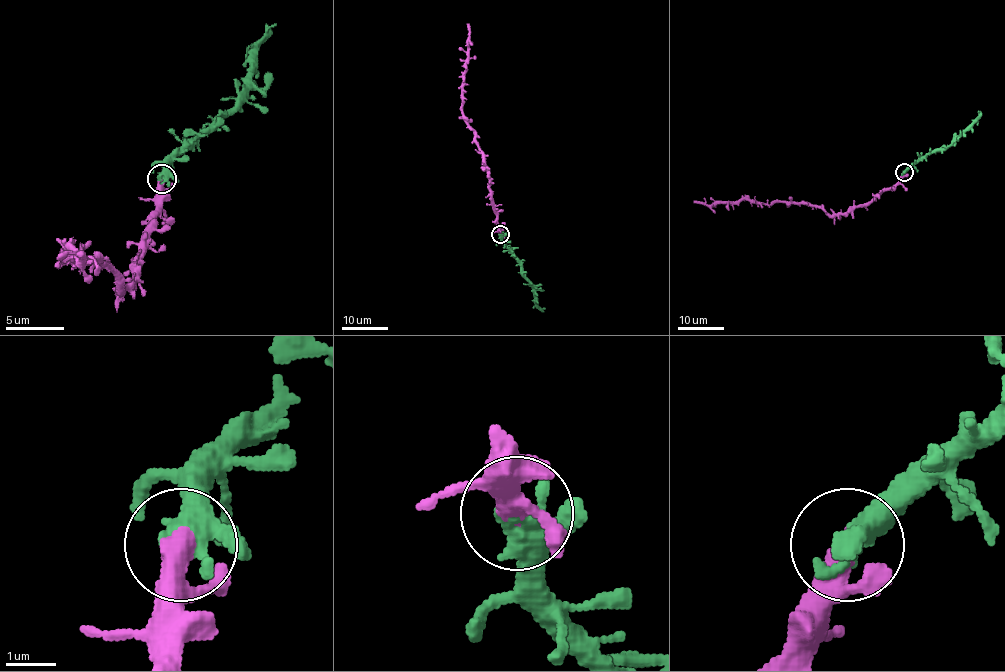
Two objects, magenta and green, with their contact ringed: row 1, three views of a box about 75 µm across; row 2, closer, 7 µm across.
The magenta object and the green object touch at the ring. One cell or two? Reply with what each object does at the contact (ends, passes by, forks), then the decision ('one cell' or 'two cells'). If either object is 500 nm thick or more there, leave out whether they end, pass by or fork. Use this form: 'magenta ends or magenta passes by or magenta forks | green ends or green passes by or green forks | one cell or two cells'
magenta passes by | green forks | one cell

